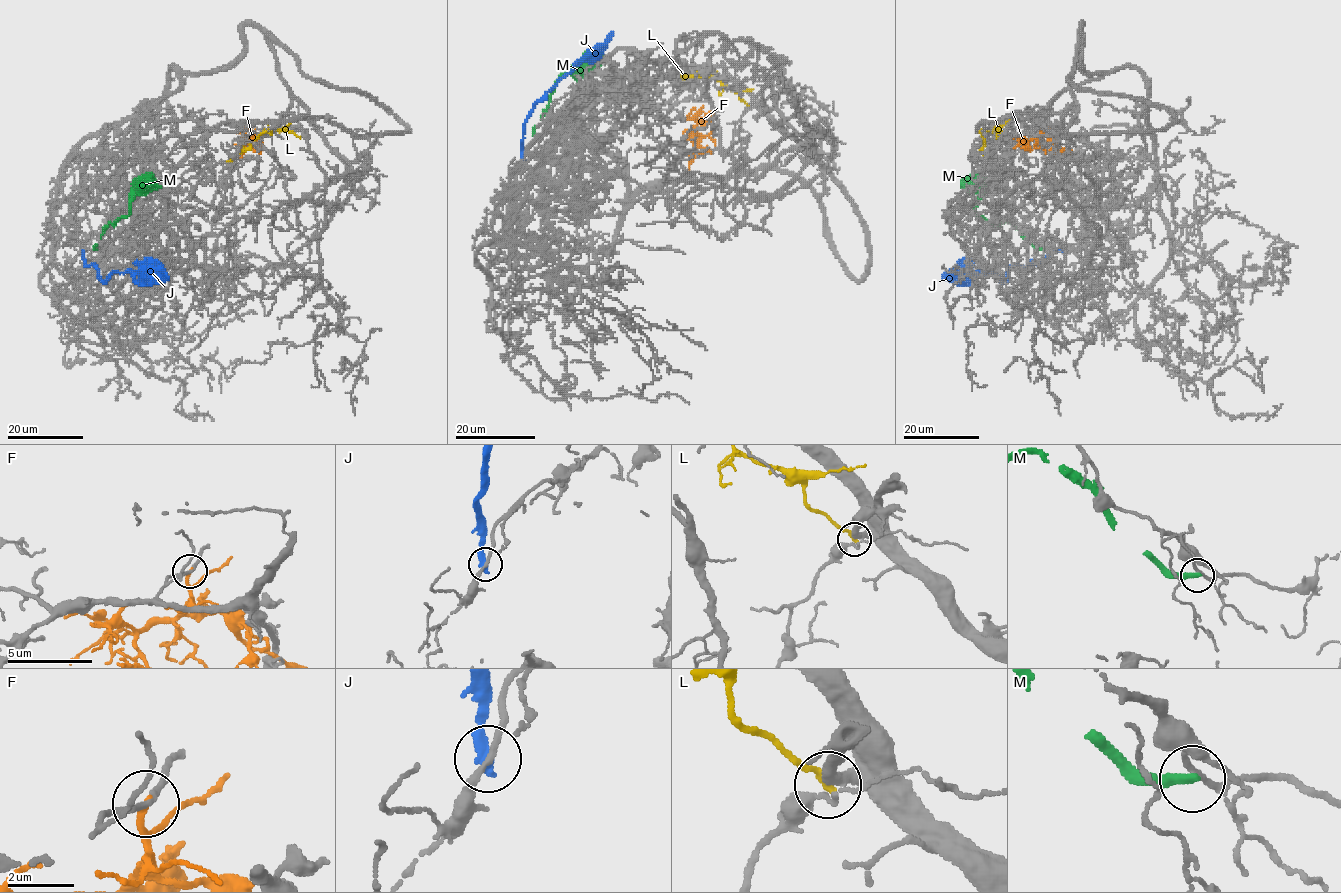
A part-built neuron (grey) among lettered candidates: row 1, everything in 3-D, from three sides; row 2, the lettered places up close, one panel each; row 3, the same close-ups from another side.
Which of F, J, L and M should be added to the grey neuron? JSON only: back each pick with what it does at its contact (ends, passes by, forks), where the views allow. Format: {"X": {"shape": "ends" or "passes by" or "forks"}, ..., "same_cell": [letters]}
{"same_cell": []}

